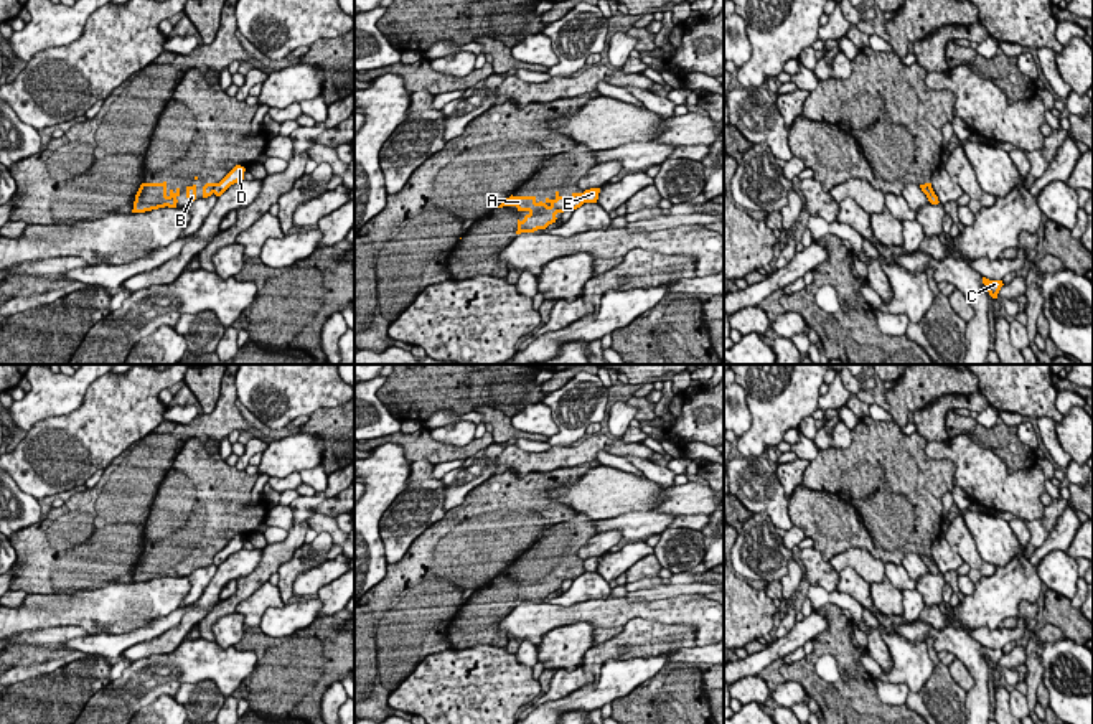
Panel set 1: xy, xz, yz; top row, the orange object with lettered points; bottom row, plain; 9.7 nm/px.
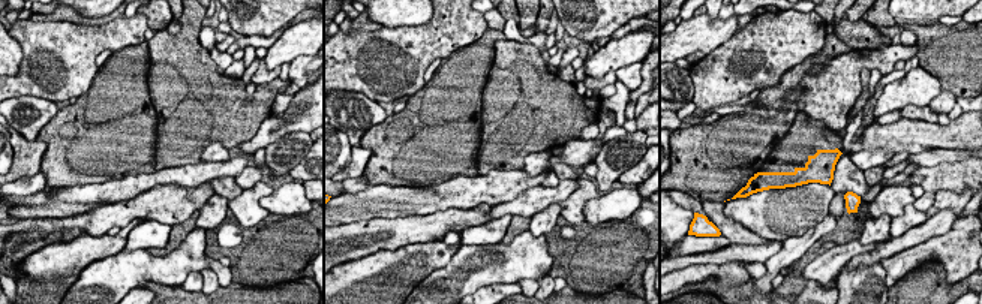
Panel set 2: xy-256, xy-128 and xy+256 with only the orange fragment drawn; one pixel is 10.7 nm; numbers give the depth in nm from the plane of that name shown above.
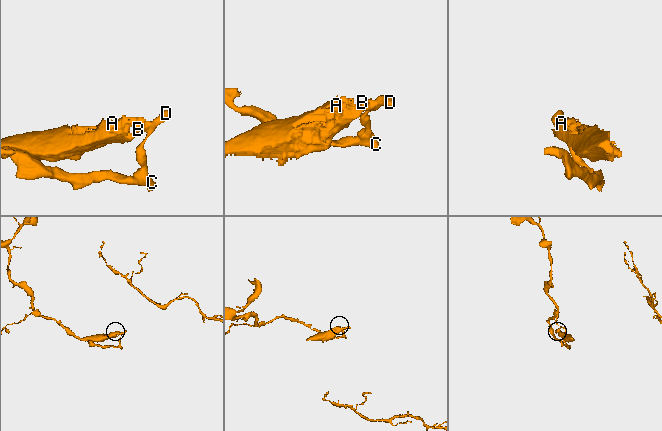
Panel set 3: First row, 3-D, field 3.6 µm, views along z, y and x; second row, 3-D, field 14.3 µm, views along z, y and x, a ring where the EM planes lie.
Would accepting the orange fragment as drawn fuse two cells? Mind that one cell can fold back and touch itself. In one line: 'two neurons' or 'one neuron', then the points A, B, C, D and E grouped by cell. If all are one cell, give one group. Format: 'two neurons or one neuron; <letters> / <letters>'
two neurons; A B / C D E

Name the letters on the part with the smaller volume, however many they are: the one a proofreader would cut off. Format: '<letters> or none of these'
A, B

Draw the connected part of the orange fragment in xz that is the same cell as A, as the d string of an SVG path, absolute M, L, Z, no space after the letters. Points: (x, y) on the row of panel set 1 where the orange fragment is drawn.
M556 191L556 198L546 201L536 201L536 196L509 196L506 198L498 208L503 206L516 206L518 211L526 211L523 221L518 219L518 231L521 233L534 233L537 229L546 229L549 224L556 223L556 214L564 213L567 209L574 211L580 208L585 203L584 193L572 193L572 201L567 203L565 196L561 196L559 191Z

